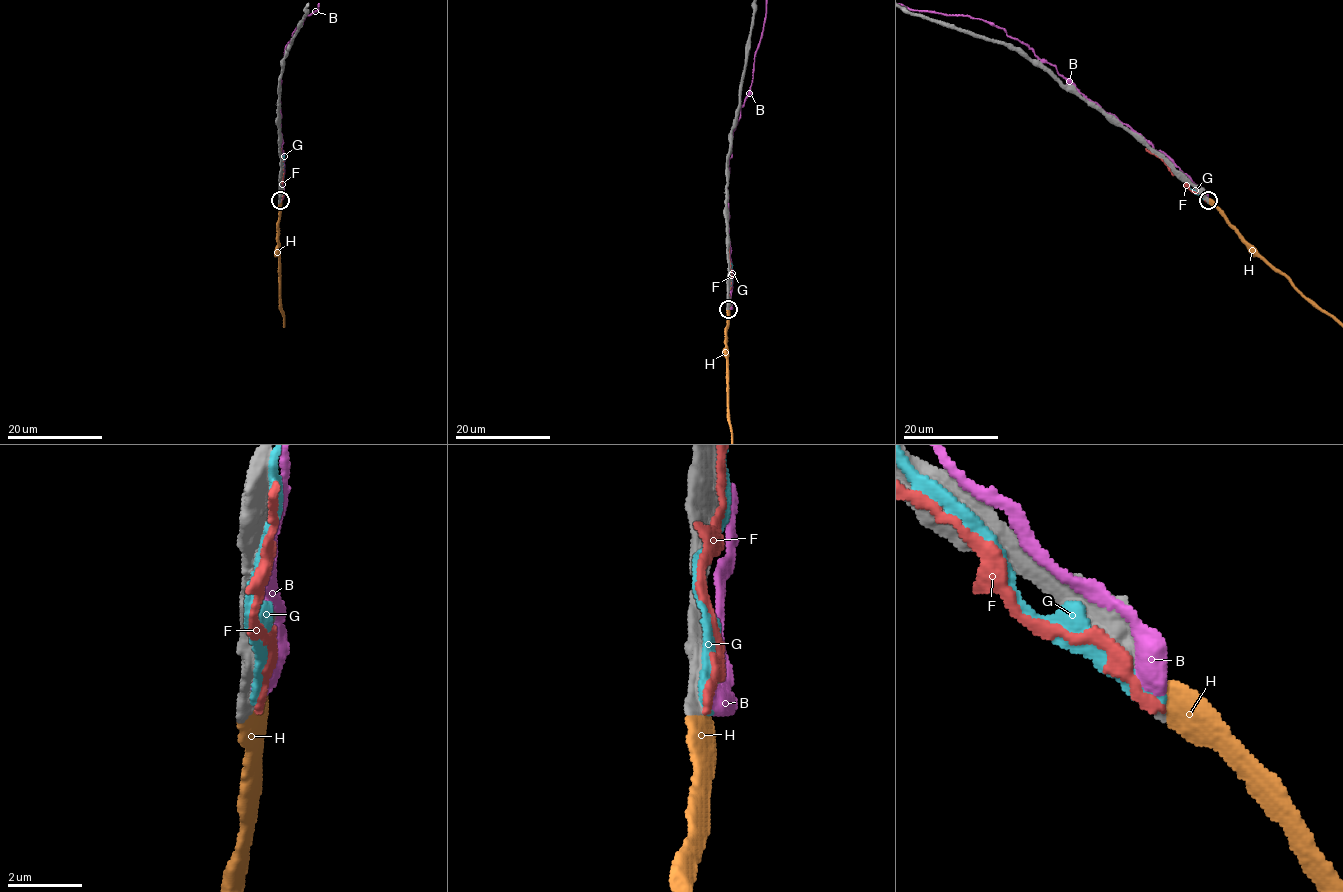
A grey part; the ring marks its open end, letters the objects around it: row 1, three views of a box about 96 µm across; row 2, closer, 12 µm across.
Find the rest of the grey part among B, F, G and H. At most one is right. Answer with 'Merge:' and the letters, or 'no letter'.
Merge: H

